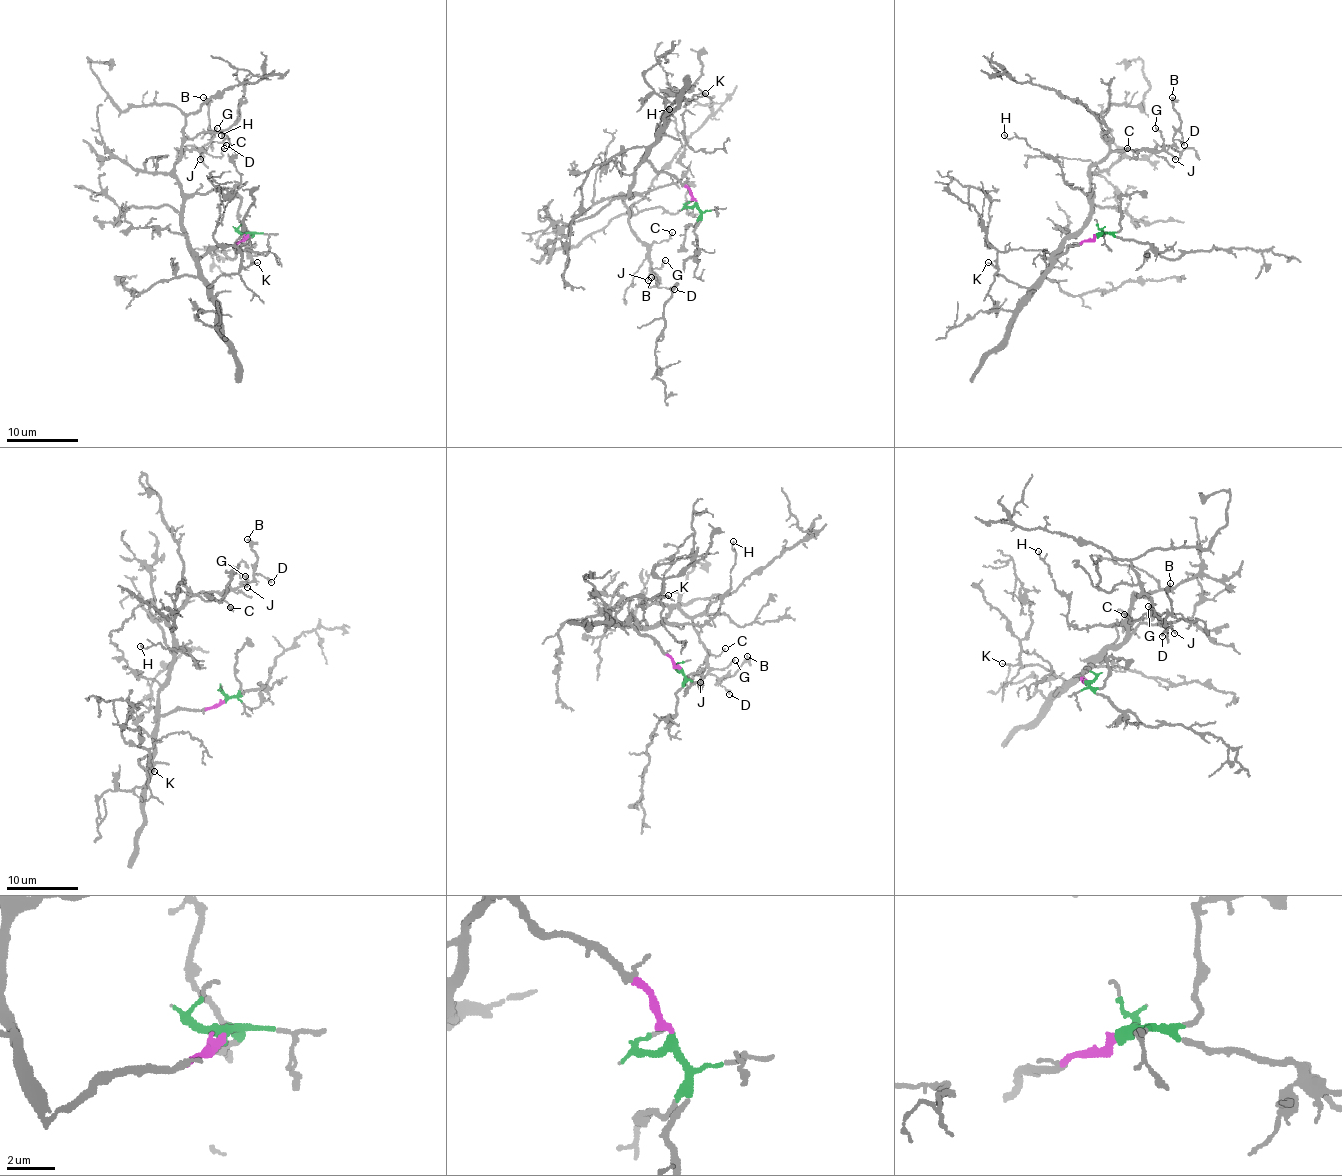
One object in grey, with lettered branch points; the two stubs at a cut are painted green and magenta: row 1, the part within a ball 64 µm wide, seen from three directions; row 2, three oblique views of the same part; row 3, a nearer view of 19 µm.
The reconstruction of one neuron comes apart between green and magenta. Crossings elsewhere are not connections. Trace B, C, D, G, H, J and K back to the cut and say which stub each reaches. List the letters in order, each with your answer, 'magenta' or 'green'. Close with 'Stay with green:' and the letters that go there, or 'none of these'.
B: magenta
C: magenta
D: magenta
G: magenta
H: magenta
J: magenta
K: magenta
Stay with green: none of these

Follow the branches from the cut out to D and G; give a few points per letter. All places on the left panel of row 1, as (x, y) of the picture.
D: (248, 236), (198, 256), (187, 244), (183, 190), (174, 170), (180, 152), (203, 150), (210, 140), (226, 145)
G: (248, 236), (198, 256), (187, 244), (183, 190), (174, 170), (182, 150), (201, 150), (217, 127)

